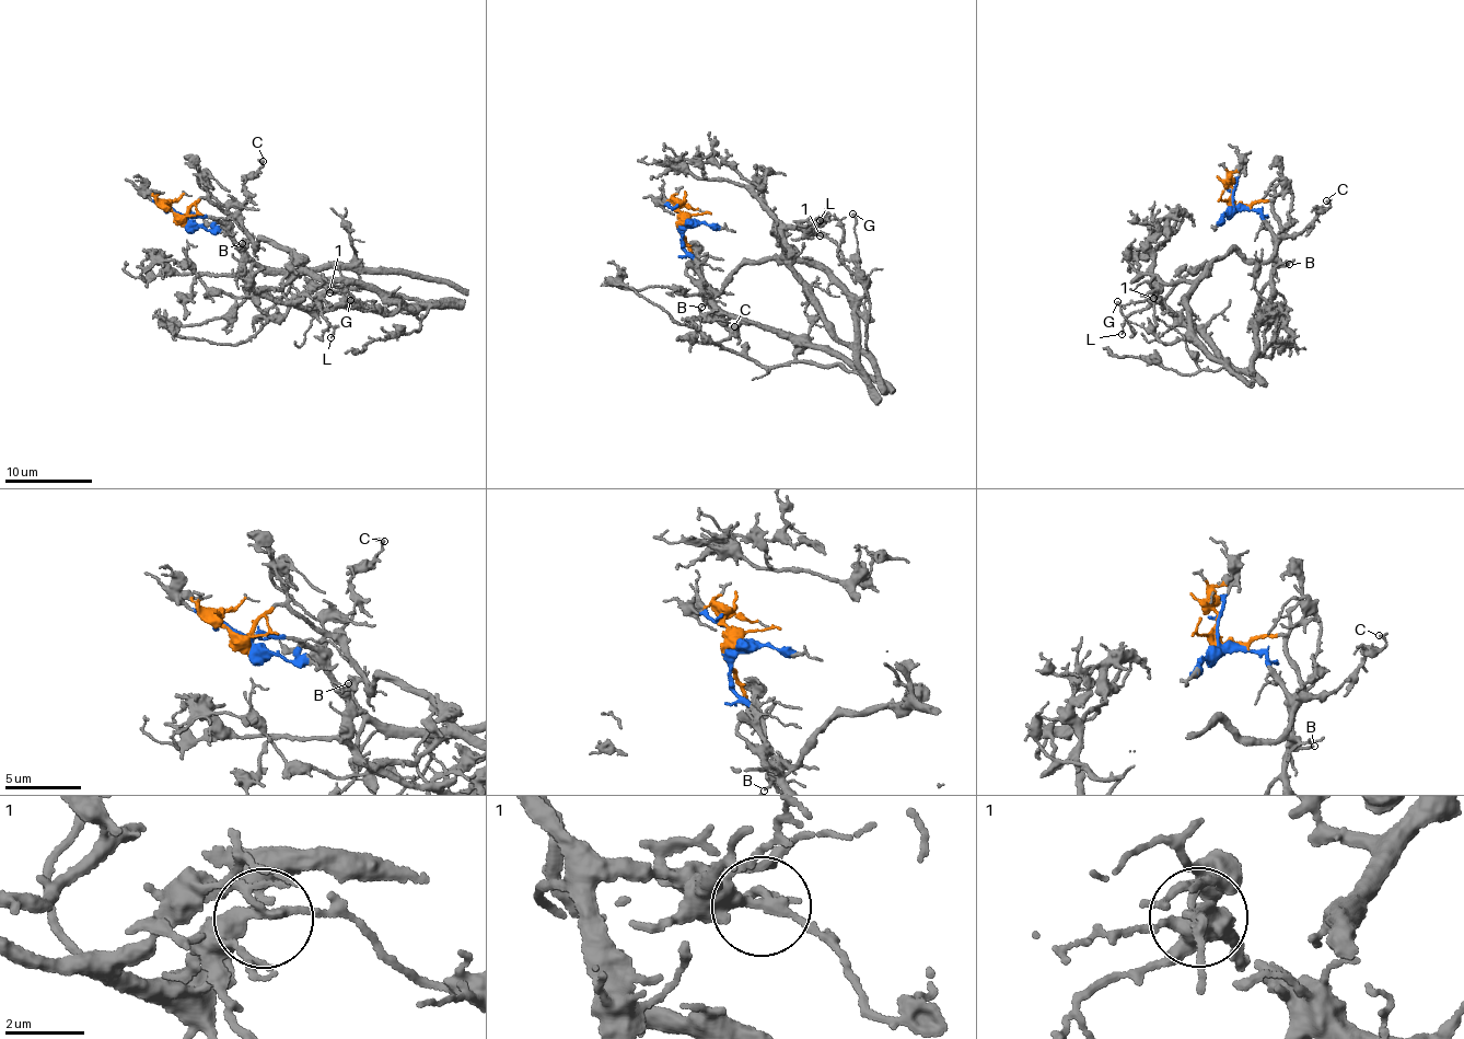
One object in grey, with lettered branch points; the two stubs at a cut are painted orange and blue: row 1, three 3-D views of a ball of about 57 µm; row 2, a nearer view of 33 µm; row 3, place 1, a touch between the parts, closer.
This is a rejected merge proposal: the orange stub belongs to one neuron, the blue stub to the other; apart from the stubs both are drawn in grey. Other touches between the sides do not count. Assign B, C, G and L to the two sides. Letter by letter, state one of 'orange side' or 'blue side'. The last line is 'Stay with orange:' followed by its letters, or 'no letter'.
B: orange side
C: orange side
G: orange side
L: orange side
Stay with orange: B, C, G, L

